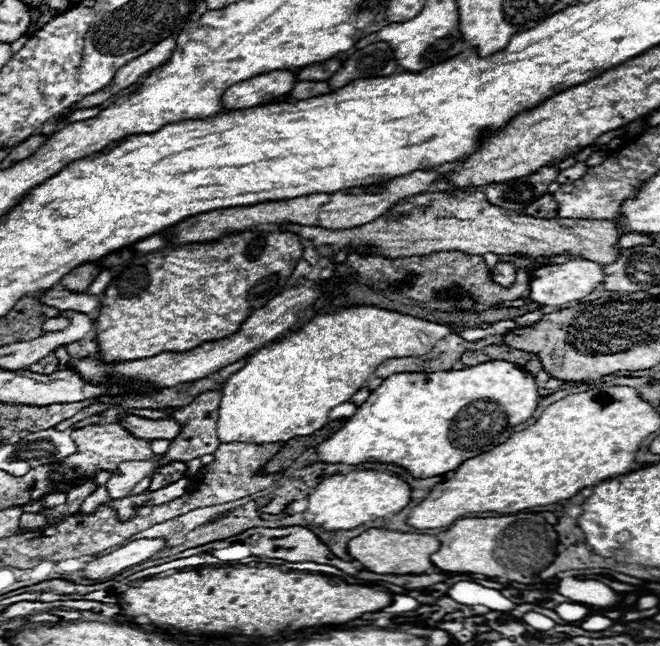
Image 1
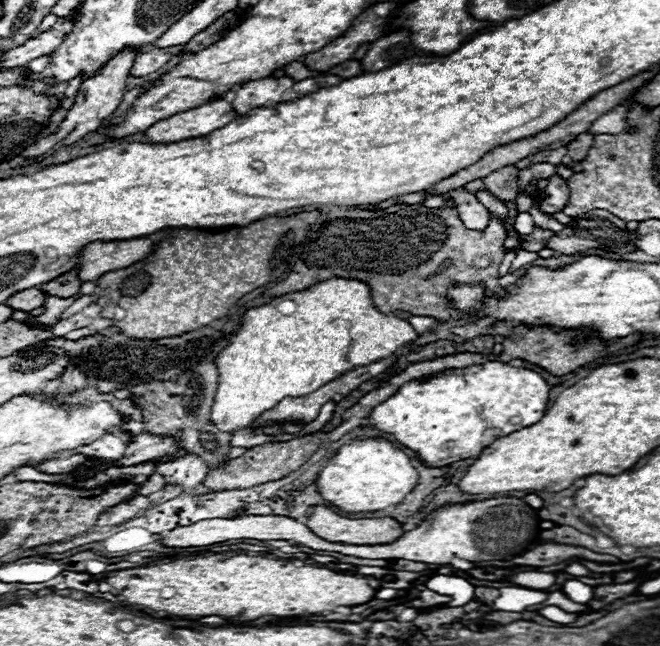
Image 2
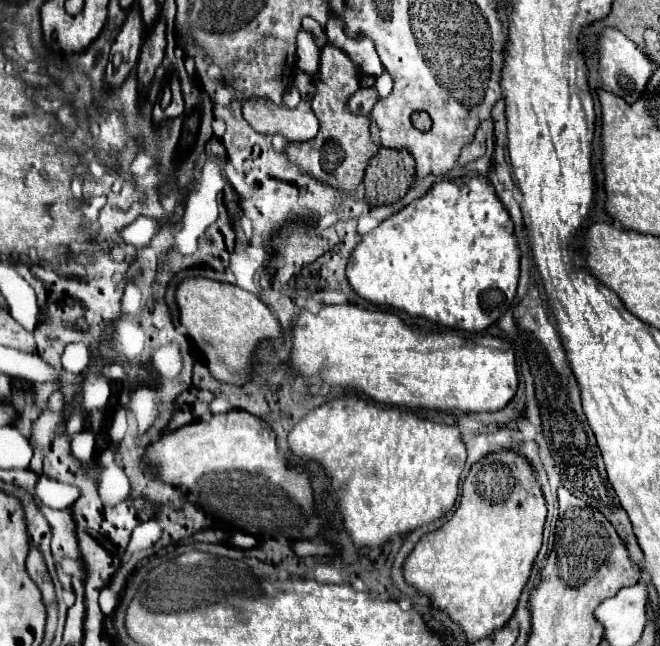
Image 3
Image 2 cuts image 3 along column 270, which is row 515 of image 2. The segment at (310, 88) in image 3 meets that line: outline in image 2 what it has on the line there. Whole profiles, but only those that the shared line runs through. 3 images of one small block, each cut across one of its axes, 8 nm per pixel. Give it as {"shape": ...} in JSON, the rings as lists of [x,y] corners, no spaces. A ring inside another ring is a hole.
{"shape":[[[148,496],[130,498],[128,502],[122,502],[120,506],[114,506],[112,510],[104,512],[96,526],[118,526],[118,524],[122,524],[122,522],[132,520],[140,510],[144,510],[144,508],[148,508],[148,506],[150,506],[150,498],[148,498]]]}

